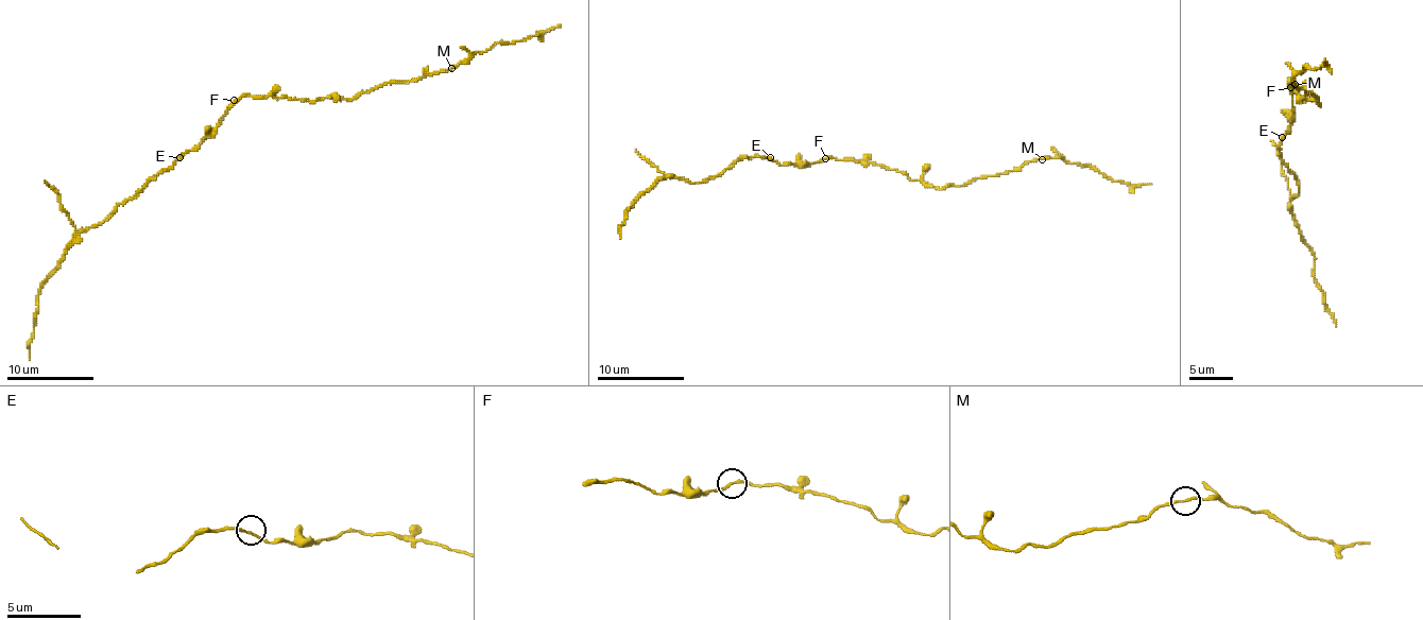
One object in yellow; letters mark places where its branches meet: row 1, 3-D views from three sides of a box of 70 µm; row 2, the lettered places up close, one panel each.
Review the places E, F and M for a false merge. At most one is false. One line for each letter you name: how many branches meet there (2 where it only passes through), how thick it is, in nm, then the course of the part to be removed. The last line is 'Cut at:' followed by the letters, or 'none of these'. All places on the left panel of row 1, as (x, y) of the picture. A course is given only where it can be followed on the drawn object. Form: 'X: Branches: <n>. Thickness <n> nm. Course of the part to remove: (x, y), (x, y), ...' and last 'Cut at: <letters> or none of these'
M: Branches: 2. Thickness 150 nm. Course of the part to remove: (451, 67), (497, 42), (512, 44), (560, 24)
Cut at: M

